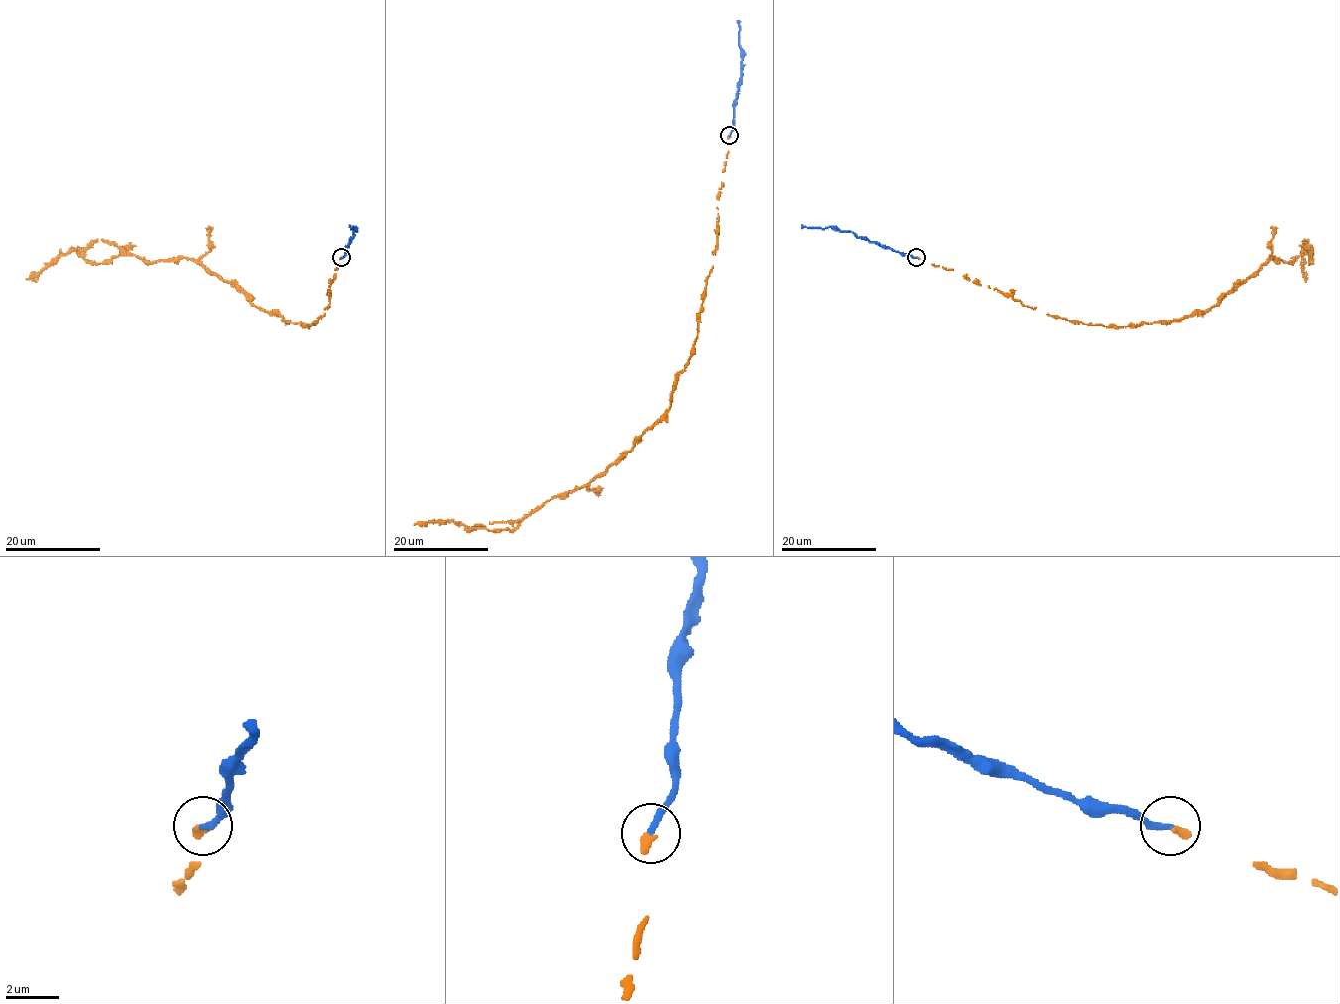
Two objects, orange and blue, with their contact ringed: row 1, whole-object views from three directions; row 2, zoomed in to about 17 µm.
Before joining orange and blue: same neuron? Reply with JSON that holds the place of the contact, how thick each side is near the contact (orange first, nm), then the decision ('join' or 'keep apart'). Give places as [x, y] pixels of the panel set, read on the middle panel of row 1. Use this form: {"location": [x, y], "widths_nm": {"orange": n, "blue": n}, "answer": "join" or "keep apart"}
{"location": [729, 135], "widths_nm": {"orange": 280, "blue": 240}, "answer": "join"}

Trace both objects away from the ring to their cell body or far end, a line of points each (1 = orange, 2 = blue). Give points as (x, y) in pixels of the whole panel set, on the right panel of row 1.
1: (916, 257), (1050, 315), (1118, 327), (1209, 311), (1268, 259), (1307, 254), (1308, 263), (1307, 250), (1306, 279)
2: (916, 257), (857, 238), (851, 232), (831, 227), (807, 228), (801, 224)

